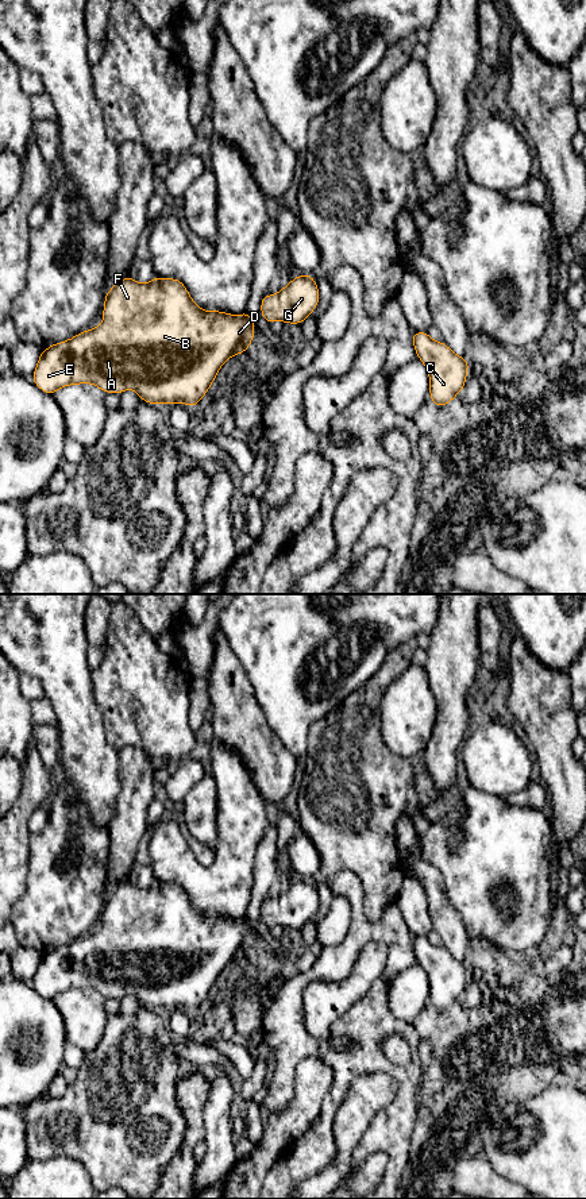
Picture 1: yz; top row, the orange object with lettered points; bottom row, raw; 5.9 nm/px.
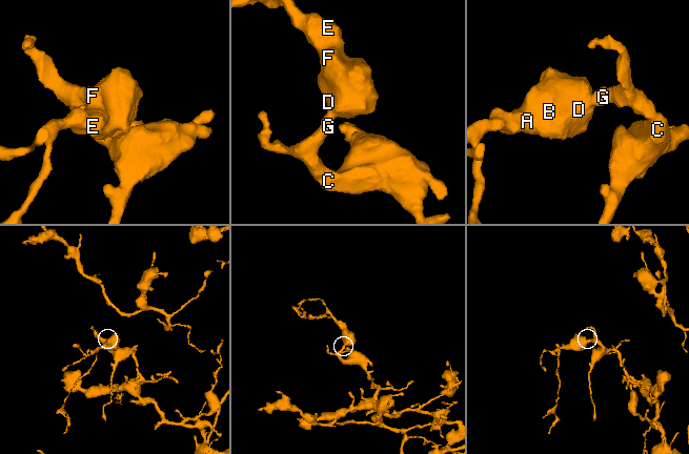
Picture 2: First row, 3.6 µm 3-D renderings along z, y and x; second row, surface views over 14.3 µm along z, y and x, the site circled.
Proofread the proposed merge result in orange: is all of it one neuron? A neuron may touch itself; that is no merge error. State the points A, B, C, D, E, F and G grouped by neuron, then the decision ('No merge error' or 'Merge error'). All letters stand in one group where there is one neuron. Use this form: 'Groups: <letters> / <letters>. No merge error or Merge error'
Groups: A B C D E F G. No merge error

